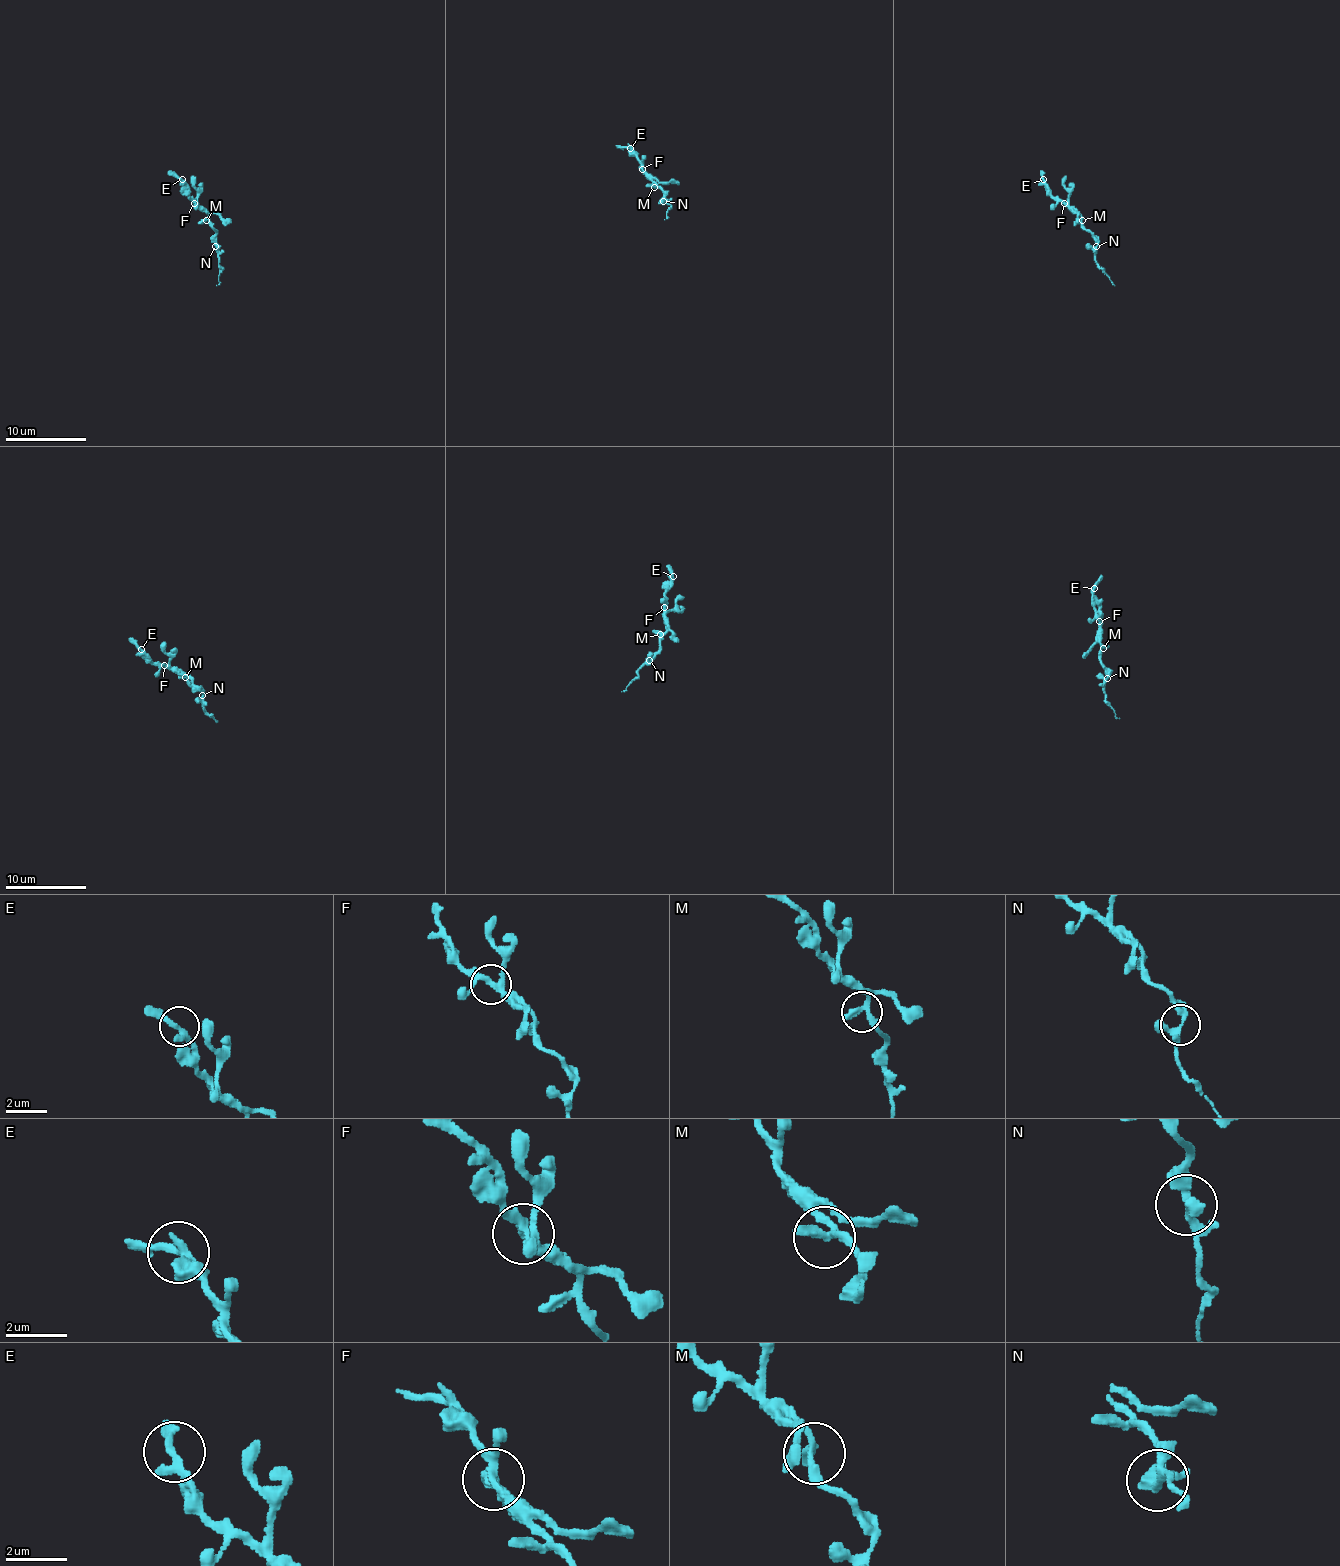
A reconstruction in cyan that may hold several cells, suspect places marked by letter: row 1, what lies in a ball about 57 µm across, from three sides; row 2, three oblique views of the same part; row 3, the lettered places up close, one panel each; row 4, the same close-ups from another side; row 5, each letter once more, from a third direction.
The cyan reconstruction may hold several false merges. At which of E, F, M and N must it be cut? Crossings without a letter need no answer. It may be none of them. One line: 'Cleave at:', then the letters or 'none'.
Cleave at: none

